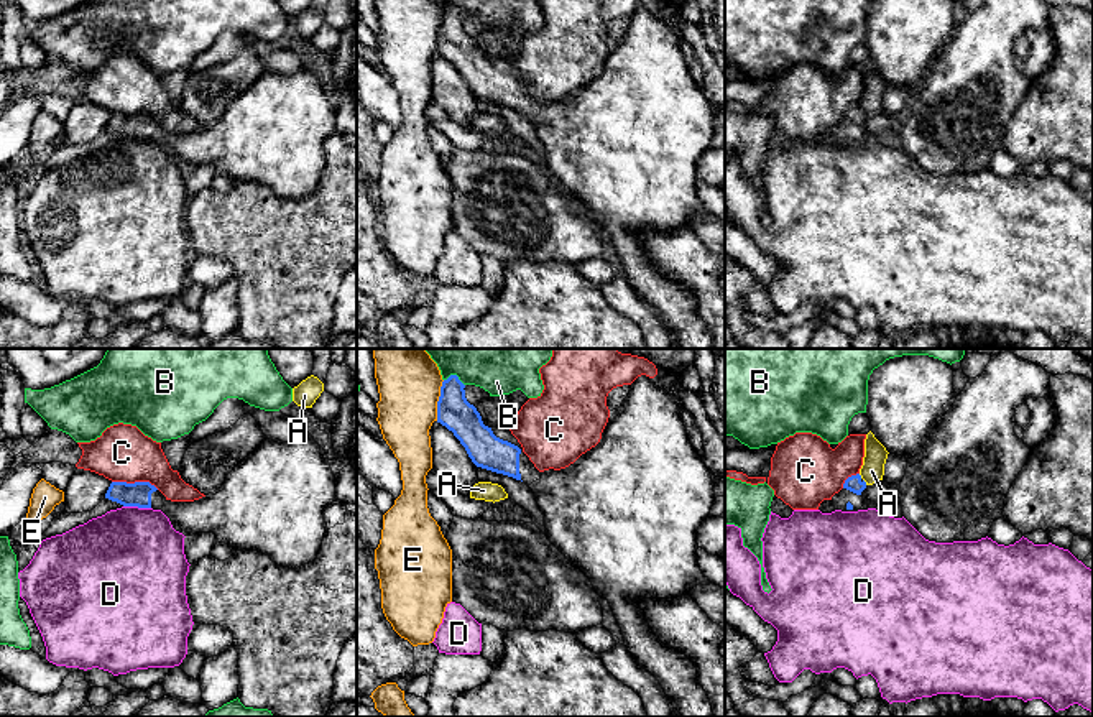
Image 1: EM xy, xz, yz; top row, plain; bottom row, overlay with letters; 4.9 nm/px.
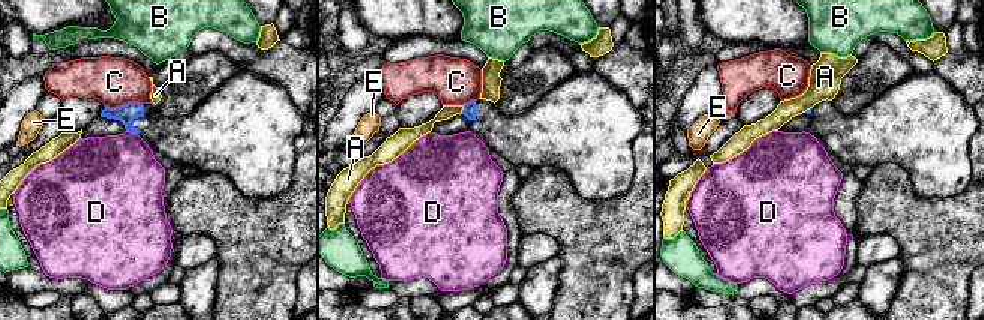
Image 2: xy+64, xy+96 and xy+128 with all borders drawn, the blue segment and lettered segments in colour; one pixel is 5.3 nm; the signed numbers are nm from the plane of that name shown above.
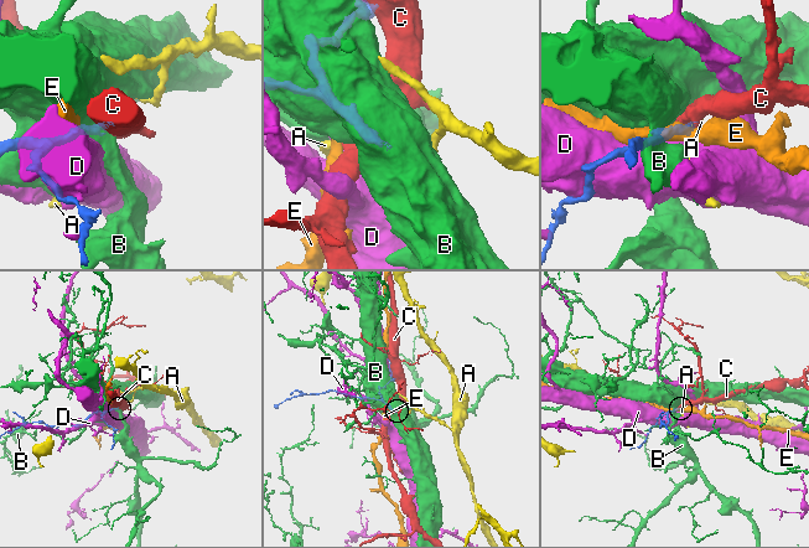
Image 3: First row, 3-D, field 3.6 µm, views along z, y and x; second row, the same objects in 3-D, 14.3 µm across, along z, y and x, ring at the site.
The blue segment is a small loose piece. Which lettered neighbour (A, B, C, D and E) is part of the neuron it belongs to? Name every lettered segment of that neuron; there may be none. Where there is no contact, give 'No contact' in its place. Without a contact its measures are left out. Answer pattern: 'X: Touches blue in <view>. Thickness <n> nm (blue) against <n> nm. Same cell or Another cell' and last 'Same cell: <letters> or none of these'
A: Touches blue in yz. Thickness 80 nm (blue) against 120 nm. Another cell
B: Touches blue in xz. Thickness 170 nm (blue) against 420 nm. Another cell
C: Touches blue in xy. Thickness 120 nm (blue) against 280 nm. Another cell
D: Touches blue in xy. Thickness 120 nm (blue) against 480 nm. Another cell
E: Touches blue in xz. Thickness 170 nm (blue) against 300 nm. Another cell
Same cell: none of these

